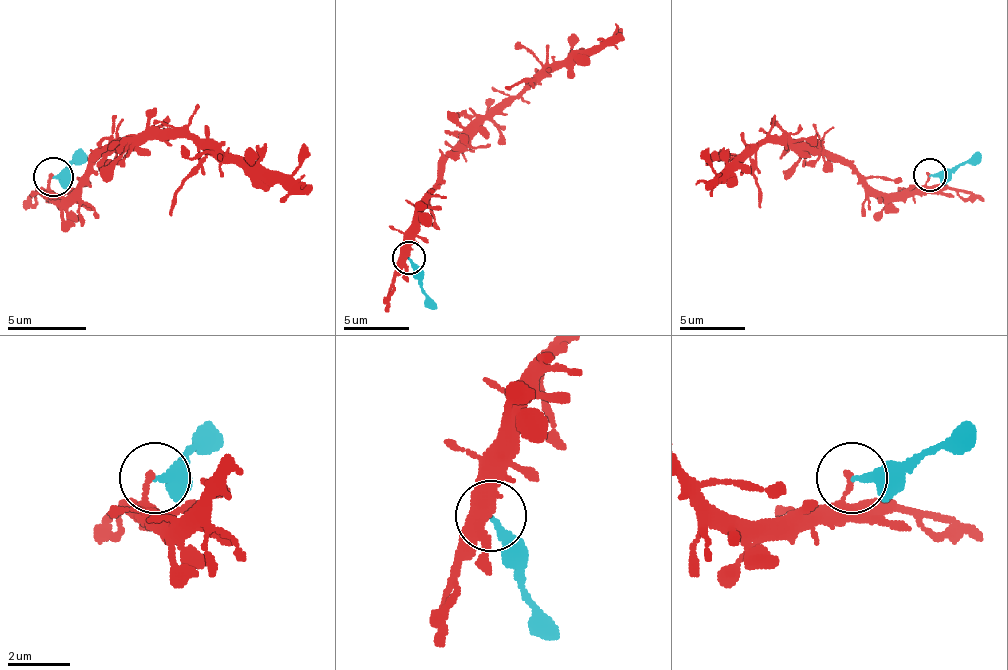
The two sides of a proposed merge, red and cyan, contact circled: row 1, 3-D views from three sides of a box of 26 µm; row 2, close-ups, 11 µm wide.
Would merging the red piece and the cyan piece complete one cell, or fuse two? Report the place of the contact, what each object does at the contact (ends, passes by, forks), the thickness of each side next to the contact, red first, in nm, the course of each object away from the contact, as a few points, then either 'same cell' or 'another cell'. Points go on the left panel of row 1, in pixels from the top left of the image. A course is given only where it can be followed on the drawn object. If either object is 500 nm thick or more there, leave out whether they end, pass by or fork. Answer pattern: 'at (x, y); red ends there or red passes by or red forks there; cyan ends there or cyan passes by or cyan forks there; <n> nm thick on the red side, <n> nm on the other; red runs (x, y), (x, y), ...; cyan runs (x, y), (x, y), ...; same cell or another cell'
at (53, 176); red ends there; cyan ends there; 200 nm thick on the red side, 240 nm on the other; red runs (54, 177), (50, 189), (66, 197), (94, 162), (149, 138), (200, 138), (279, 173), (291, 173), (307, 146); cyan runs (54, 177), (58, 177), (82, 150); another cell

